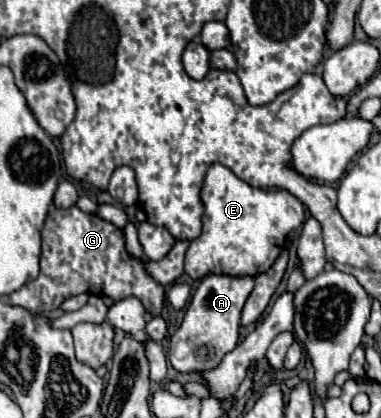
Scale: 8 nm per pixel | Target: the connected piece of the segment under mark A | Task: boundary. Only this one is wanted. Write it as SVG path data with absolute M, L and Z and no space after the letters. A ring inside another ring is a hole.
M208 275L196 289L180 329L168 339L168 359L180 373L204 373L218 367L240 339L240 319L246 299L254 289L254 277Z

